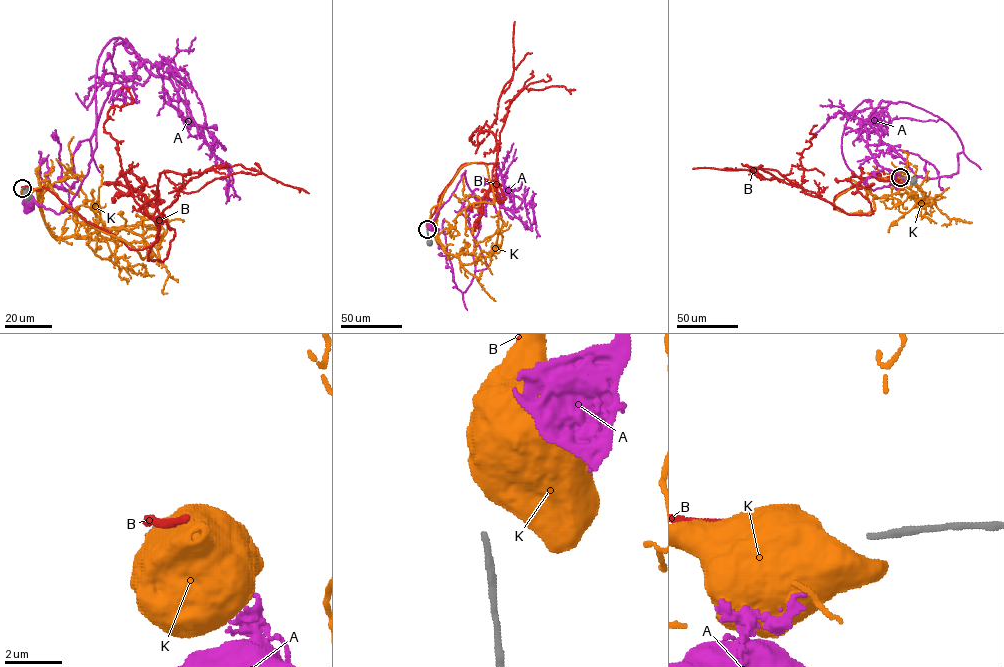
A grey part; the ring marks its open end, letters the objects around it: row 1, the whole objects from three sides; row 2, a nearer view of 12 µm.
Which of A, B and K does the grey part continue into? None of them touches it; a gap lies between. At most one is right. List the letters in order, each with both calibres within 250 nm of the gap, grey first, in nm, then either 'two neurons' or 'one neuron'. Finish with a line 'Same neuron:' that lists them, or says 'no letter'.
A: 220/160 nm | two neurons
B: 220/280 nm | two neurons
K: 220/1000 nm | two neurons
Same neuron: no letter

